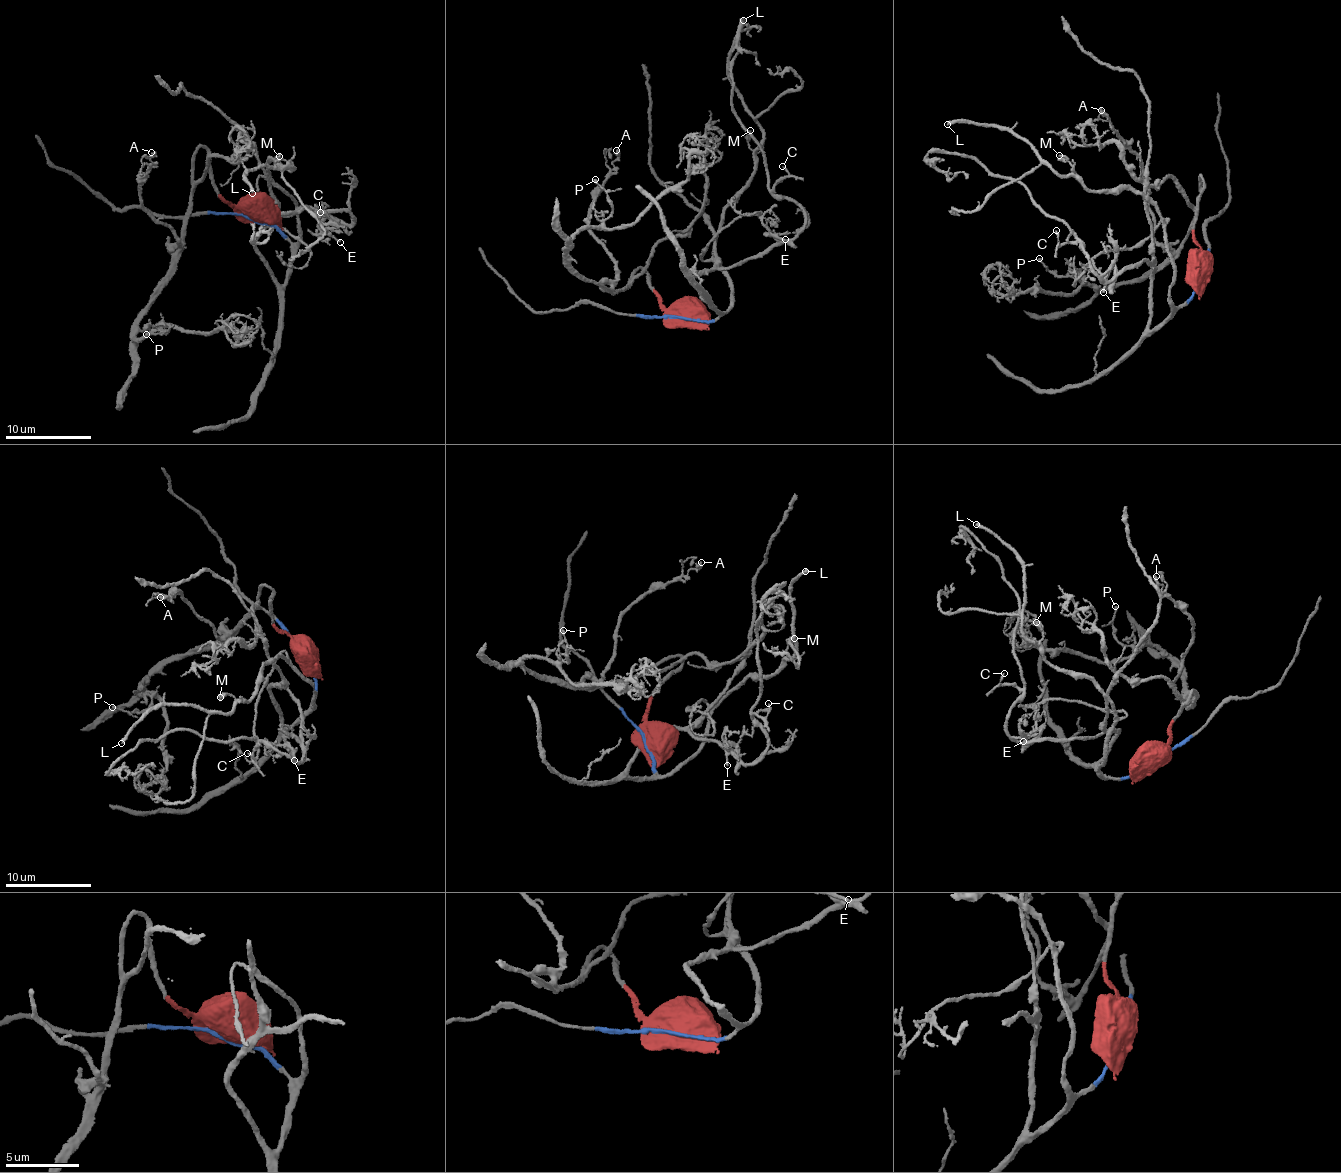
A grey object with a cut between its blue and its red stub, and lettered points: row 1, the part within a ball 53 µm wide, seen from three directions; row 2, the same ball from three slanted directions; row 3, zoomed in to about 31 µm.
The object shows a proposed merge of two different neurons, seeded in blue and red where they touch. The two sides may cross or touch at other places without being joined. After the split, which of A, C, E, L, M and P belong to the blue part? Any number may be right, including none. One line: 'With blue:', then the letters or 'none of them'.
With blue: C, E, L, M

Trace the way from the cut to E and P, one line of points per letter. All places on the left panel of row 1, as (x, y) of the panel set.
E: (251, 216), (278, 226), (291, 245), (282, 285), (256, 247), (256, 236), (278, 217), (320, 210), (340, 241)
P: (251, 216), (219, 193), (201, 146), (175, 274), (135, 342), (159, 324), (168, 332), (146, 334)

